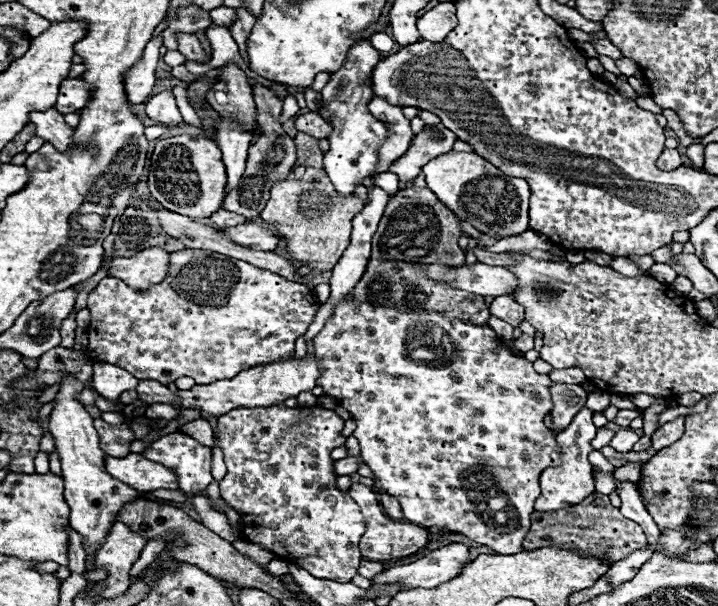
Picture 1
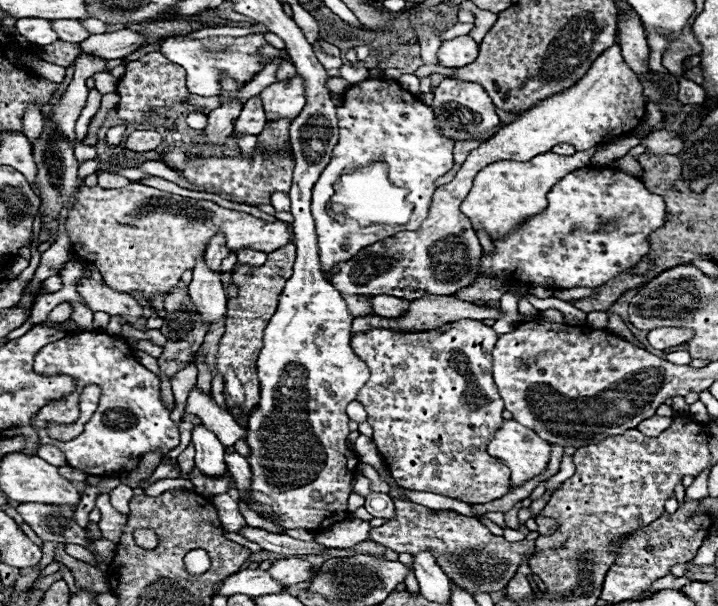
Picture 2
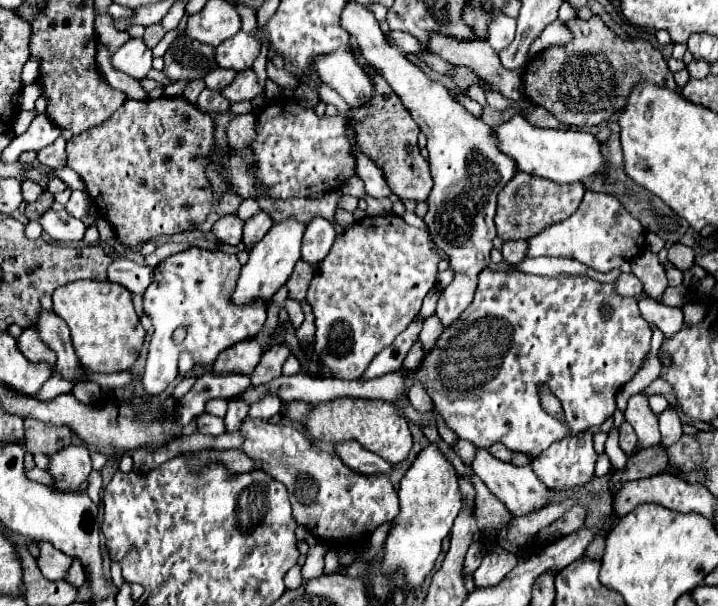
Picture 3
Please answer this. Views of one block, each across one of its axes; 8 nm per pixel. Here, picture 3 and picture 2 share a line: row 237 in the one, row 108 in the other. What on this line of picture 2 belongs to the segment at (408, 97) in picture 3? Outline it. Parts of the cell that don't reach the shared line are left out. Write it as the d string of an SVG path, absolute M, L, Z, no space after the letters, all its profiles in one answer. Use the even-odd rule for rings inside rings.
M444 78L434 92L432 110L442 126L442 134L454 142L482 138L488 130L492 130L500 124L500 118L496 114L496 108L490 100L490 96L484 92L484 88L480 84L472 84L472 82Z

